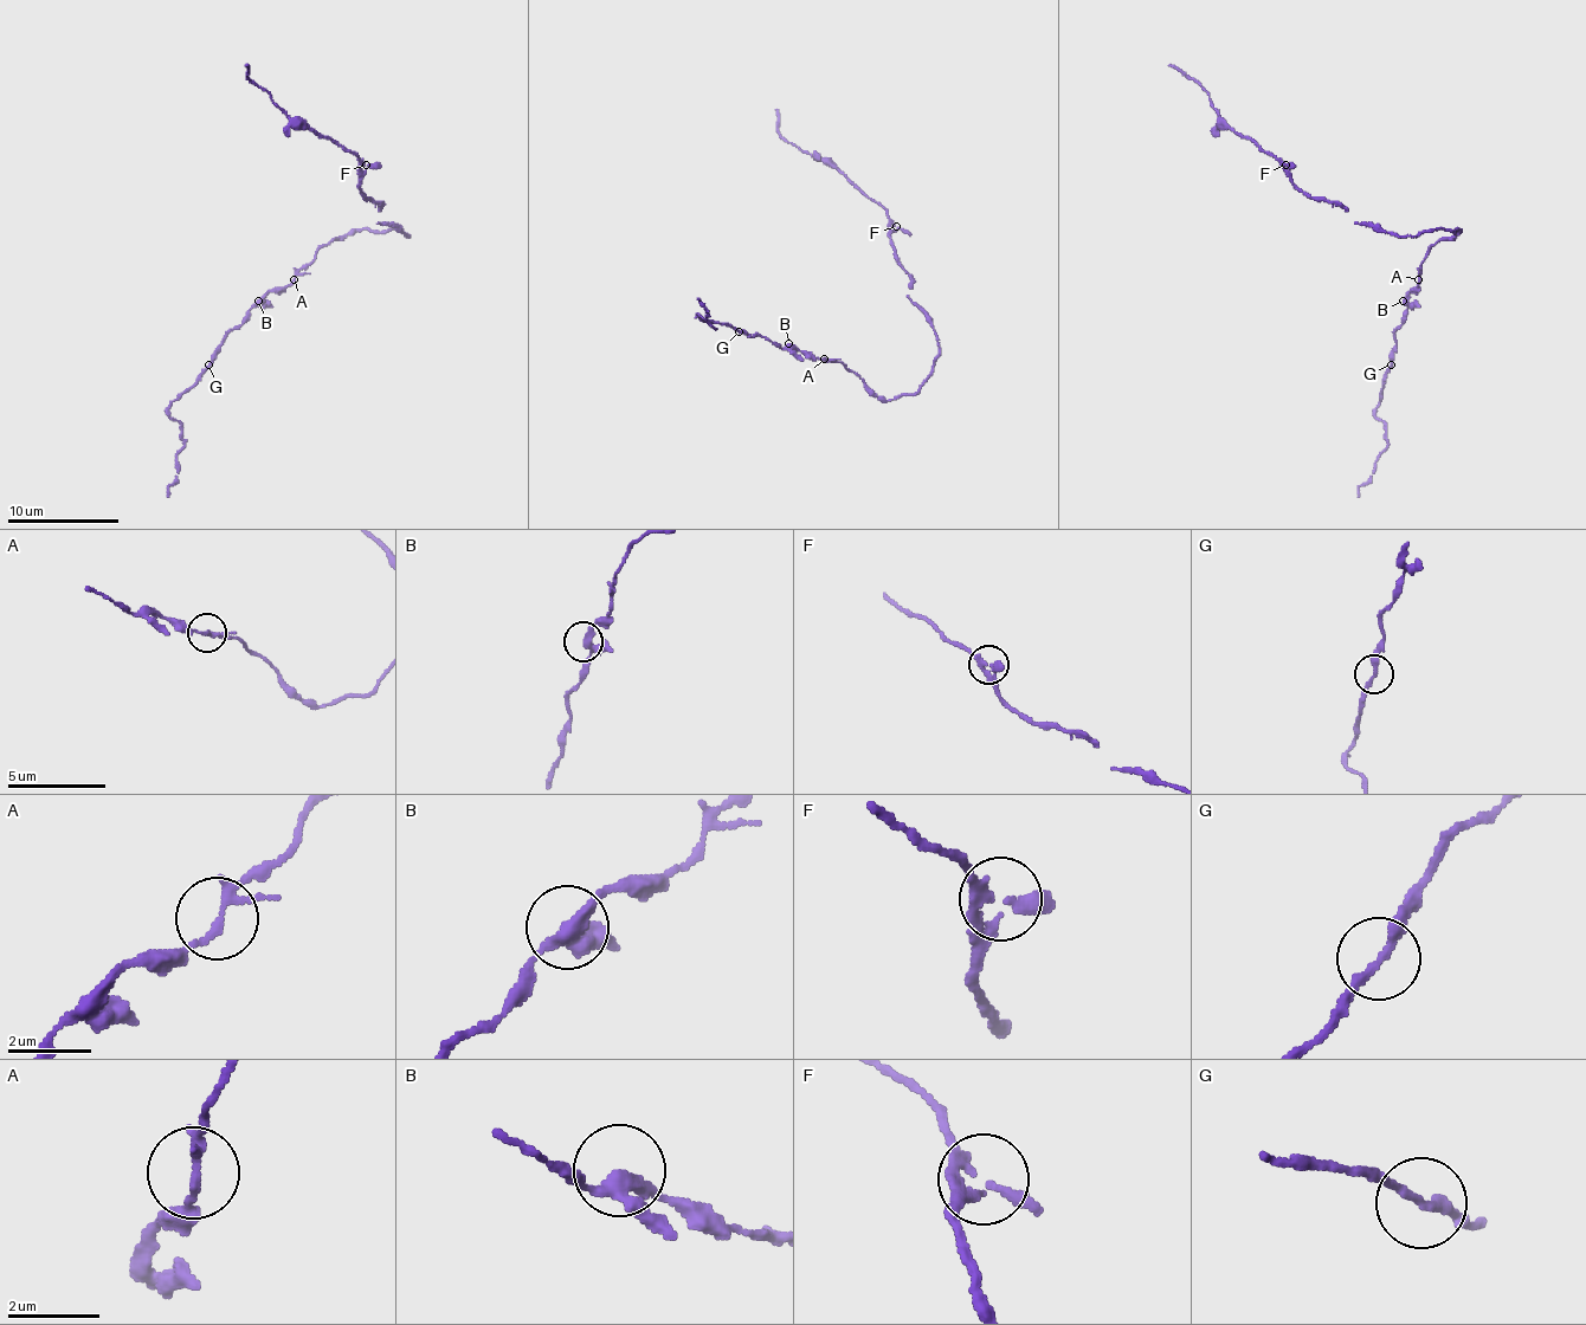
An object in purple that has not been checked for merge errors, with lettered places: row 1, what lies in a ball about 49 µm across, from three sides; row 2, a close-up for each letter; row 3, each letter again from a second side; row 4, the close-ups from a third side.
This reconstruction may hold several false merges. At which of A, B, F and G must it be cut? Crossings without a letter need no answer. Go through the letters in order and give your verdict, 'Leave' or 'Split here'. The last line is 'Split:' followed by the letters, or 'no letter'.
A: Leave
B: Leave
F: Leave
G: Leave
Split: no letter

